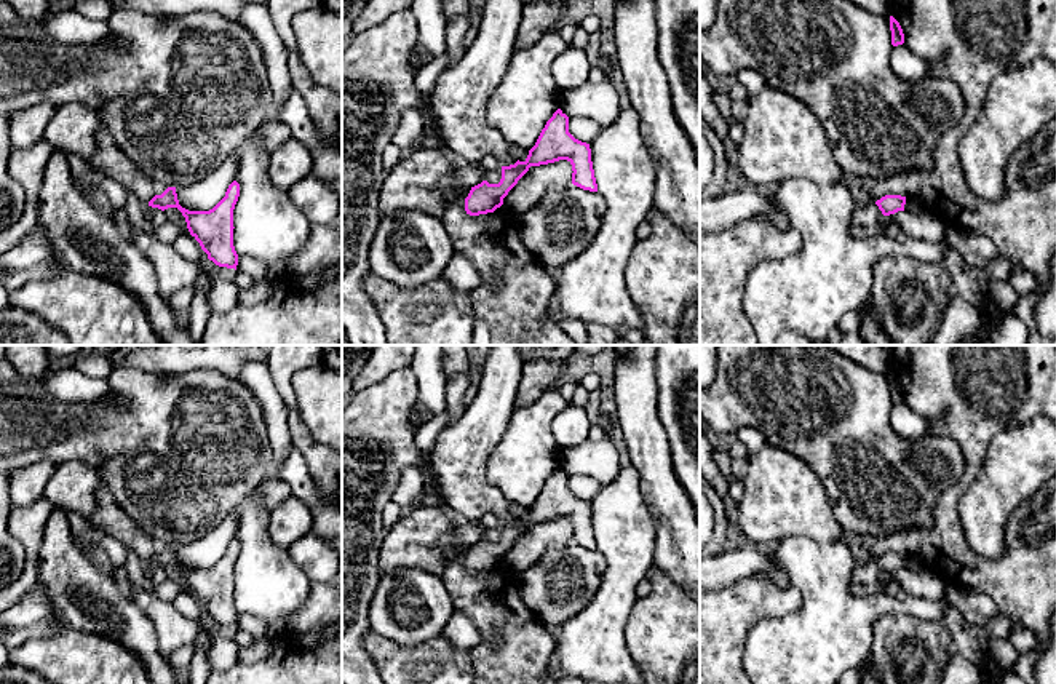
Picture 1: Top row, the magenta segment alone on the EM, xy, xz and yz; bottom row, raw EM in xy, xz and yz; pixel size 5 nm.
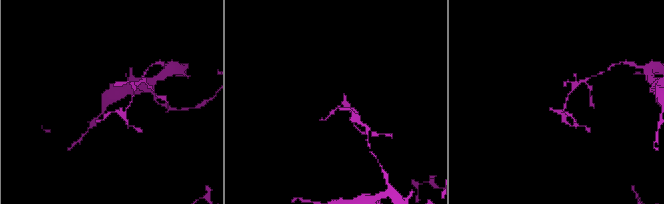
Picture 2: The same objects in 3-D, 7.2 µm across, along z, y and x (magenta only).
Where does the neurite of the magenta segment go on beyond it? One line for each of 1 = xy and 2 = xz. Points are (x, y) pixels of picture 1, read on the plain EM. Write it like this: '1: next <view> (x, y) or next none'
1: next none
2: next none

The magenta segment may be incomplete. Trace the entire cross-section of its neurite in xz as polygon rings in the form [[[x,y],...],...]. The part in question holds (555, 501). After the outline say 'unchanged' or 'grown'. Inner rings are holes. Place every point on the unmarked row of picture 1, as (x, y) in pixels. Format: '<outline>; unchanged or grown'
[[[558,467],[546,479],[535,503],[529,508],[524,519],[502,524],[498,542],[481,542],[471,545],[465,556],[465,569],[470,574],[494,571],[503,563],[503,556],[529,529],[530,524],[540,524],[567,518],[572,523],[572,542],[590,550],[597,550],[590,502],[575,497],[569,491],[569,475]]]; unchanged

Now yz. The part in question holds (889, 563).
[[[885,553],[875,559],[883,574],[895,572],[898,569],[904,569],[906,555],[901,553]]]; unchanged

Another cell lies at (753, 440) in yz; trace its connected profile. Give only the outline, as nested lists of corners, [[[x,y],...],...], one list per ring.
[[[741,427],[736,430],[735,438],[744,444],[748,459],[754,457],[765,446],[765,436],[757,428]]]

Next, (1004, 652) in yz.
[[[989,639],[990,652],[1002,673],[1013,671],[1018,660],[1018,650],[1008,639]]]

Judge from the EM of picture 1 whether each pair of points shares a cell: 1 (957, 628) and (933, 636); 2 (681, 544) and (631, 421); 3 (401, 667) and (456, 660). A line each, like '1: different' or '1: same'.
1: different
2: same
3: same

